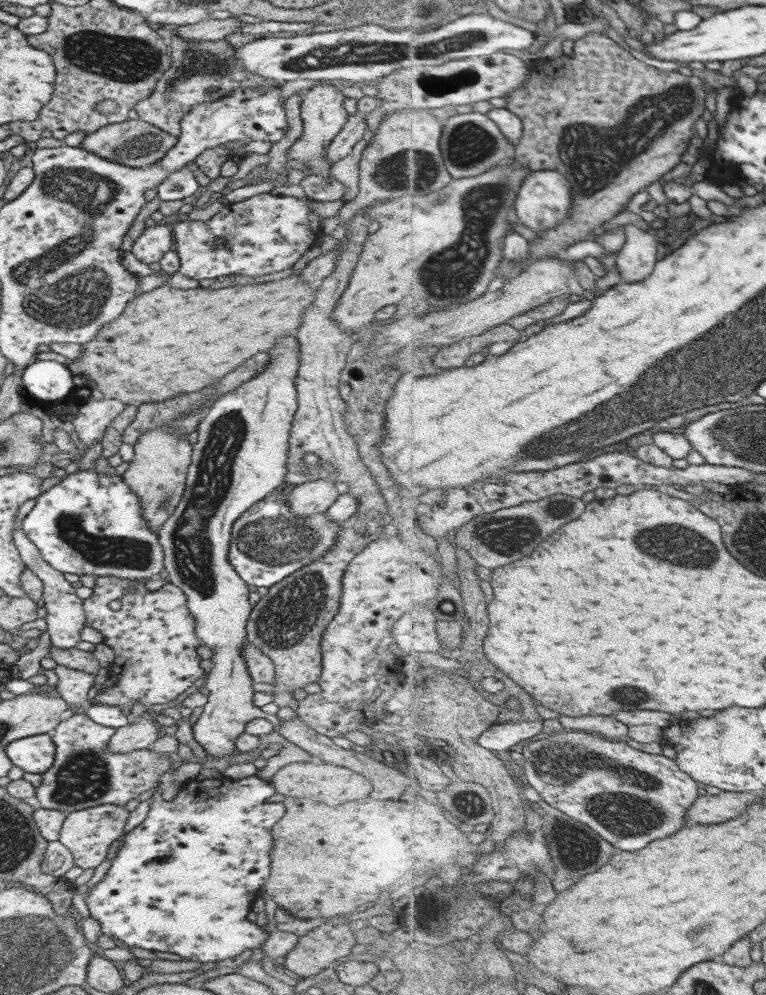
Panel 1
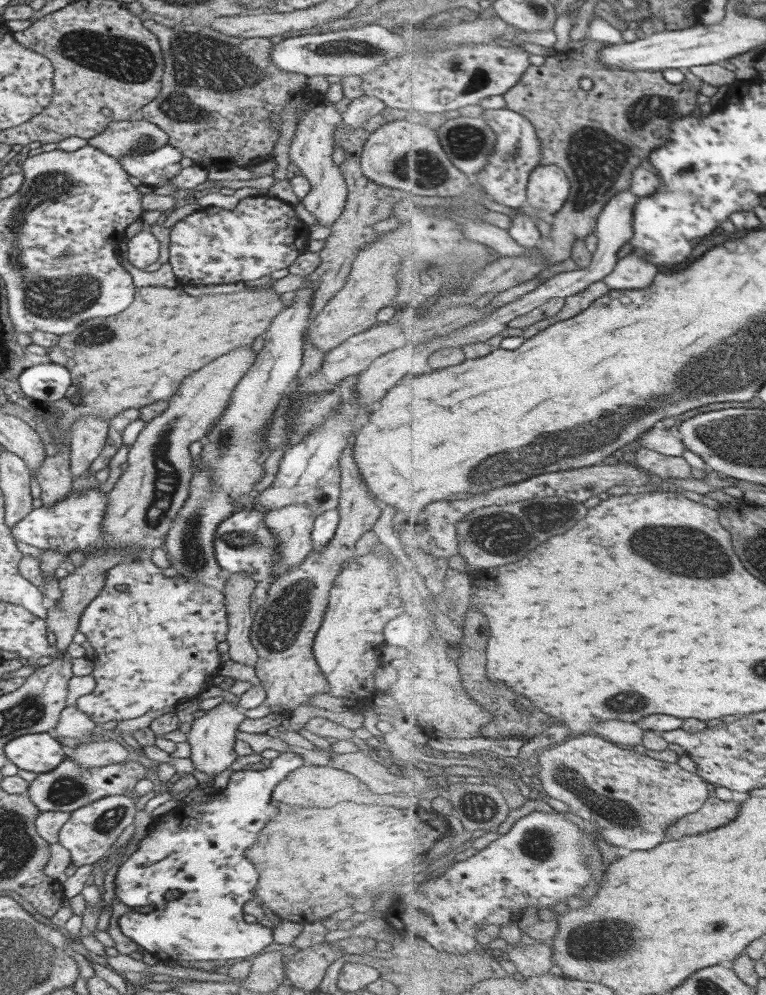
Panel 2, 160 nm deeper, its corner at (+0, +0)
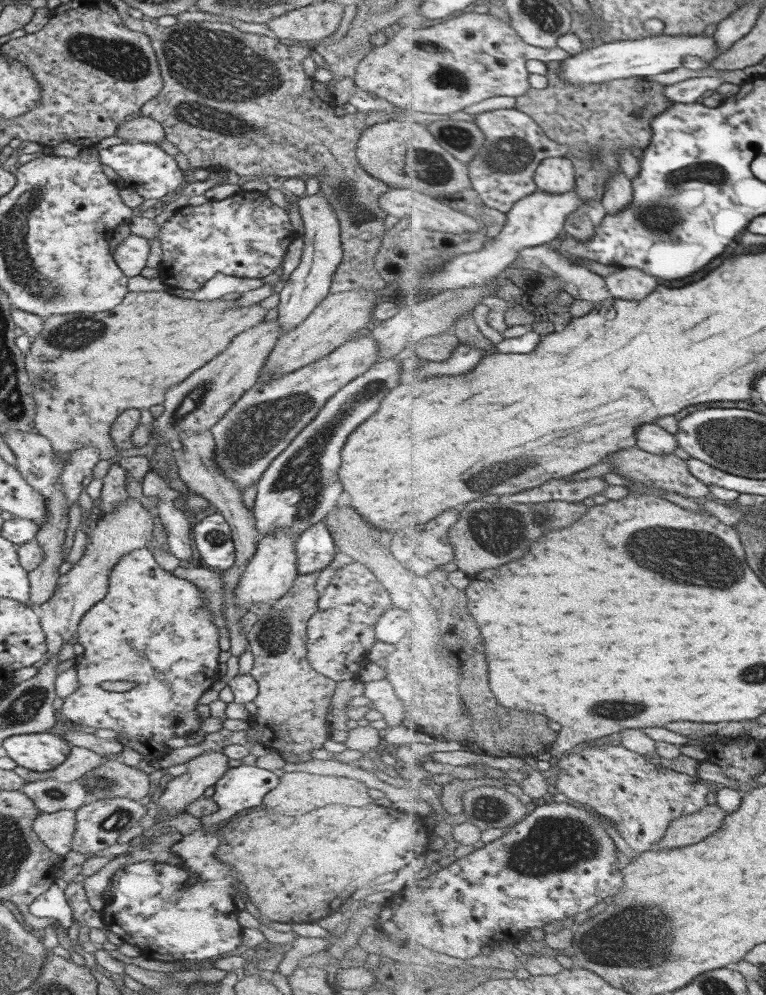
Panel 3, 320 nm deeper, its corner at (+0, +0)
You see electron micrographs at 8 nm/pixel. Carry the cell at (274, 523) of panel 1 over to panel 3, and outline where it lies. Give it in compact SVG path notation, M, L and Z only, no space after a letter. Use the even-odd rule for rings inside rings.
M213 511L194 525L194 544L211 568L226 571L235 563L232 529L223 514Z

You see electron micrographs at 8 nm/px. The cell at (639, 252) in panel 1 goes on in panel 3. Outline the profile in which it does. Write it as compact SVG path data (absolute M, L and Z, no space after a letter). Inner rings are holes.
M622 267L606 280L610 294L624 300L646 300L660 286L656 276L639 268Z

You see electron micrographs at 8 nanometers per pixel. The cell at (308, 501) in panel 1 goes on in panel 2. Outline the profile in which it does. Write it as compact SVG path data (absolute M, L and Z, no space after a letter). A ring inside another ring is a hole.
M291 504L290 506L285 506L284 508L279 508L275 511L267 511L263 519L267 528L273 532L274 538L276 538L276 540L279 542L277 544L277 555L279 556L279 559L275 564L275 566L277 566L279 569L275 572L274 578L268 578L266 583L270 583L272 579L276 579L276 577L286 574L287 570L291 566L298 566L311 553L313 550L311 530L314 526L315 518L316 516L314 516L313 512L311 512L311 508L309 508L309 506L305 506L305 504Z

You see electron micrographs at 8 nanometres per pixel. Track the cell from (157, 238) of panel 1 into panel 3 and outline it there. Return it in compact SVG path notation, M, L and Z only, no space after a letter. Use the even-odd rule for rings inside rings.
M129 235L111 254L126 277L130 278L141 274L140 271L146 266L150 254L149 241L142 236Z

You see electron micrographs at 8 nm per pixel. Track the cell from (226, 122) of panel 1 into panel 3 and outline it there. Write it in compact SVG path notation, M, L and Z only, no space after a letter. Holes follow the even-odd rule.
M121 143L100 149L98 153L101 163L115 170L116 174L124 180L125 186L130 187L145 200L160 200L166 194L171 196L189 180L174 161L174 157L154 143Z

